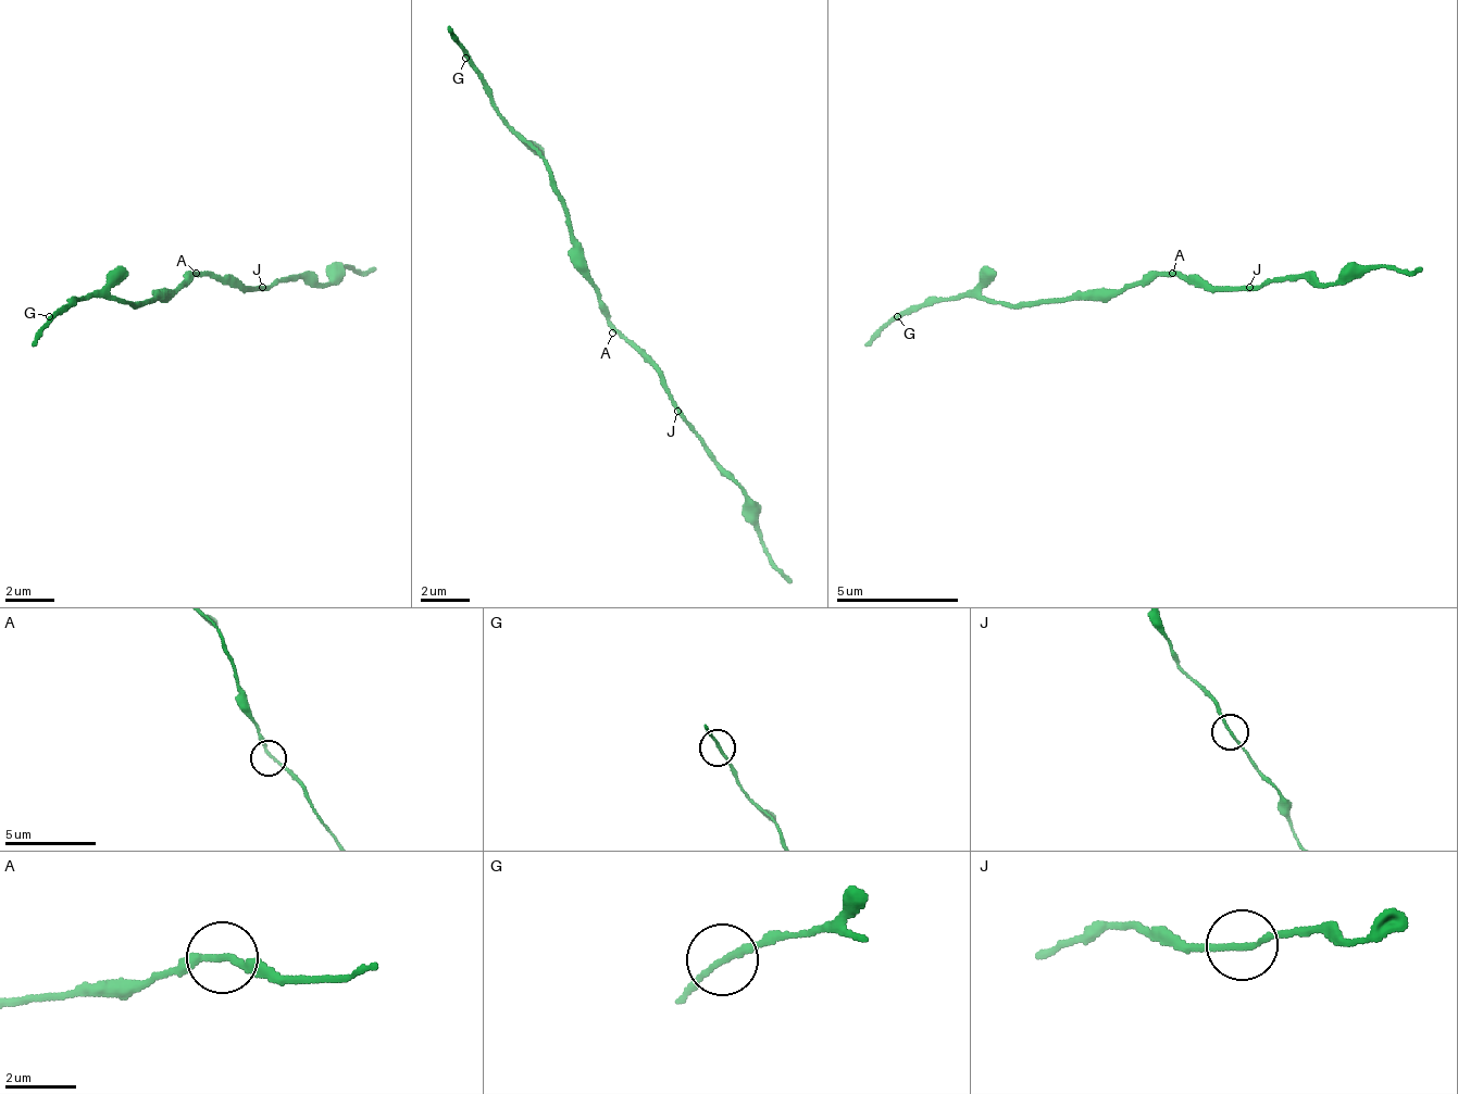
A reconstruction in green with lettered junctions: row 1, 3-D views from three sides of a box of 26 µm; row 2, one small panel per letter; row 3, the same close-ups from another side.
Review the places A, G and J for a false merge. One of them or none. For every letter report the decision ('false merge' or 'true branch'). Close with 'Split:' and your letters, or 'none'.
A: true branch
G: true branch
J: false merge
Split: J

